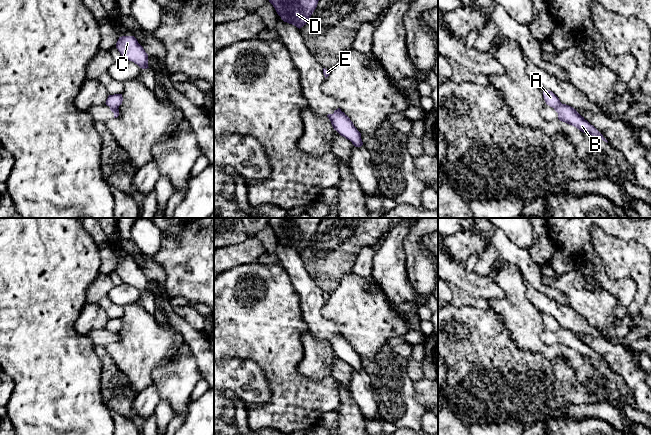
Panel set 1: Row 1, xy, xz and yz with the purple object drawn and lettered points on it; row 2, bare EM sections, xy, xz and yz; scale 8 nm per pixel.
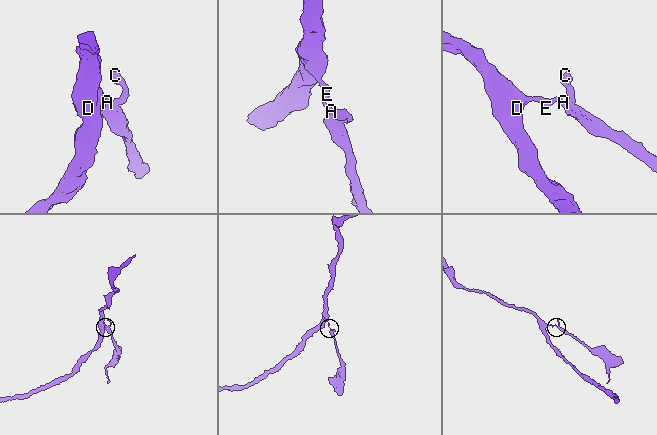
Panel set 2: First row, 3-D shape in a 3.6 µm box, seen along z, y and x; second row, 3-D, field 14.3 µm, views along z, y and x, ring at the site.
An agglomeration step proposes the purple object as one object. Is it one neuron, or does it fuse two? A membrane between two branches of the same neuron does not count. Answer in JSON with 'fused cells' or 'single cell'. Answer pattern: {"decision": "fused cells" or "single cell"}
{"decision": "fused cells"}

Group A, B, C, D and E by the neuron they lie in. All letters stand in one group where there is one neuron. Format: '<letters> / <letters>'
A C D E / B

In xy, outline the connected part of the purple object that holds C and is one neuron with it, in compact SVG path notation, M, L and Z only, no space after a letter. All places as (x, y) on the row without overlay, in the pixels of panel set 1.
M134 260L119 261L116 267L116 272L123 283L134 286L142 293L149 292L148 278Z

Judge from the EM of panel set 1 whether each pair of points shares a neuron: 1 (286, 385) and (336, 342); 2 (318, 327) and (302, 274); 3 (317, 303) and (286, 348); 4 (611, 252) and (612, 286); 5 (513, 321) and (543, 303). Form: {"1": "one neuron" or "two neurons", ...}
{"1": "two neurons", "2": "one neuron", "3": "two neurons", "4": "two neurons", "5": "two neurons"}

